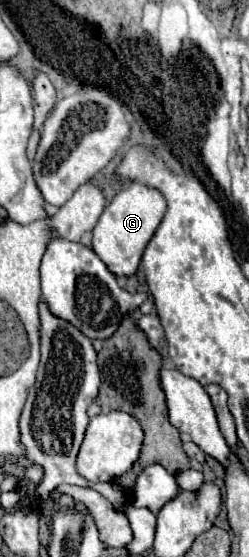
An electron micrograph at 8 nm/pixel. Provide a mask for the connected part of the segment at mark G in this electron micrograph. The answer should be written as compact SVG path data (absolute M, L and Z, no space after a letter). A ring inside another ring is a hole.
M138 183L128 185L104 207L104 213L92 231L92 251L104 261L110 273L132 277L140 267L142 253L154 235L154 229L158 229L162 221L162 213L166 213L166 199L162 193Z

